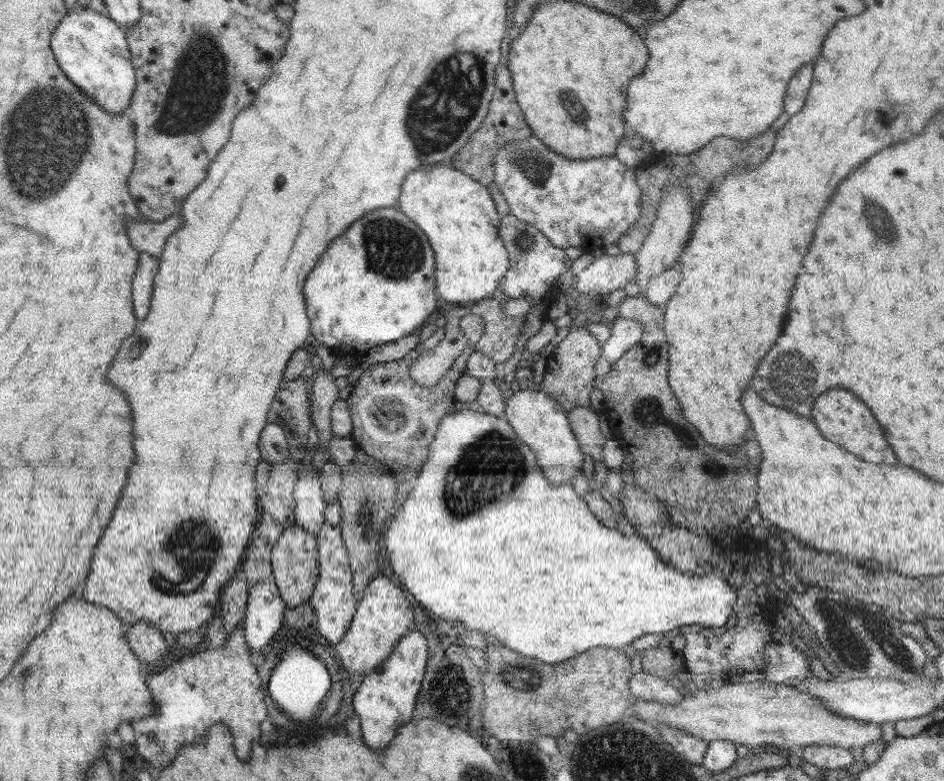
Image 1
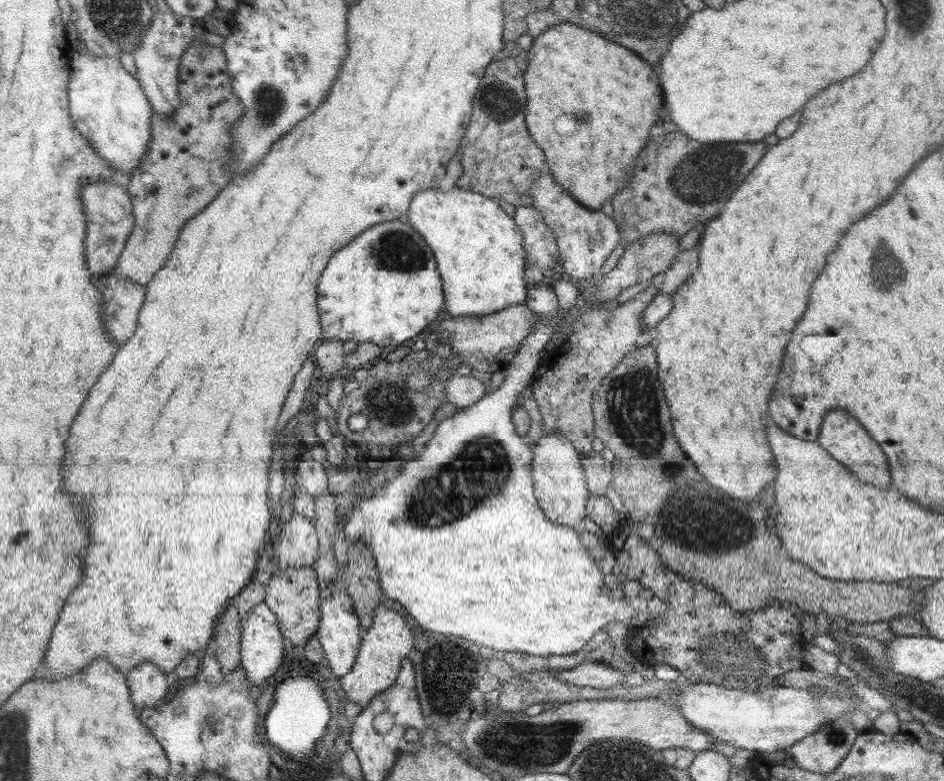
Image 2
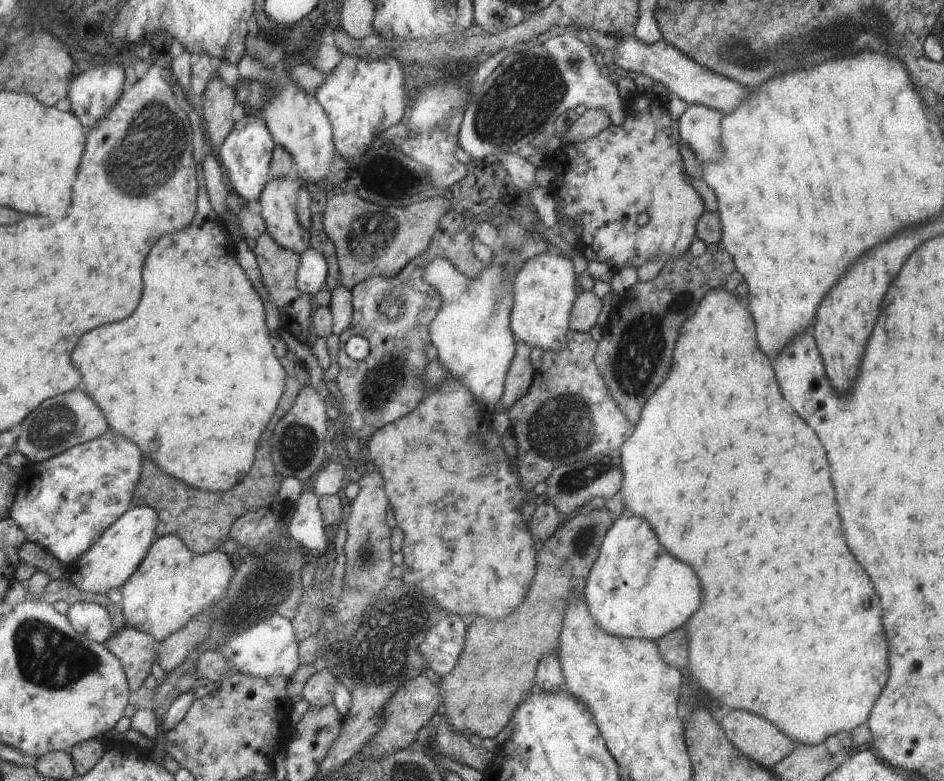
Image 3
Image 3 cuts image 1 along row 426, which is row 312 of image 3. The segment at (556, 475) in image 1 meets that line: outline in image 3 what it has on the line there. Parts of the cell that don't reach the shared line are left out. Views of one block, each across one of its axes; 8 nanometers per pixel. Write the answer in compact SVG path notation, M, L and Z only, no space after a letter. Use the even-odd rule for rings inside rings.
M552 244L546 253L525 261L512 284L510 328L516 340L531 348L542 348L544 352L557 353L563 350L569 331L570 313L577 299L574 291L577 283L572 261Z

